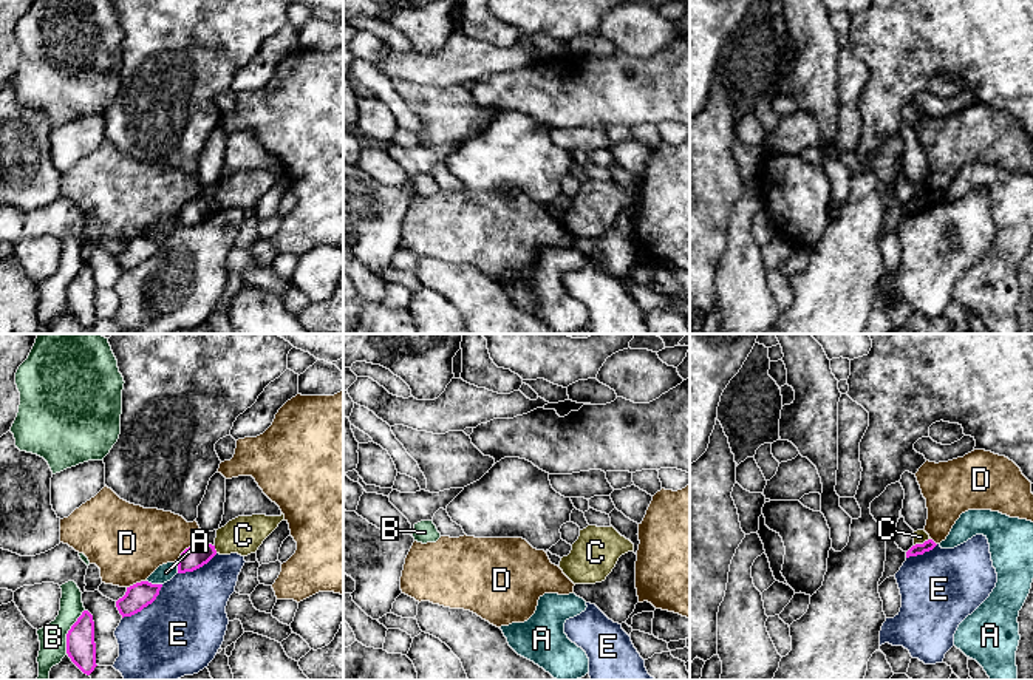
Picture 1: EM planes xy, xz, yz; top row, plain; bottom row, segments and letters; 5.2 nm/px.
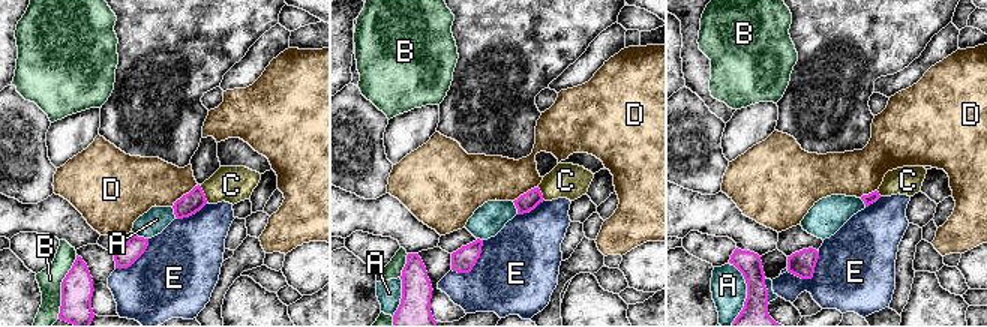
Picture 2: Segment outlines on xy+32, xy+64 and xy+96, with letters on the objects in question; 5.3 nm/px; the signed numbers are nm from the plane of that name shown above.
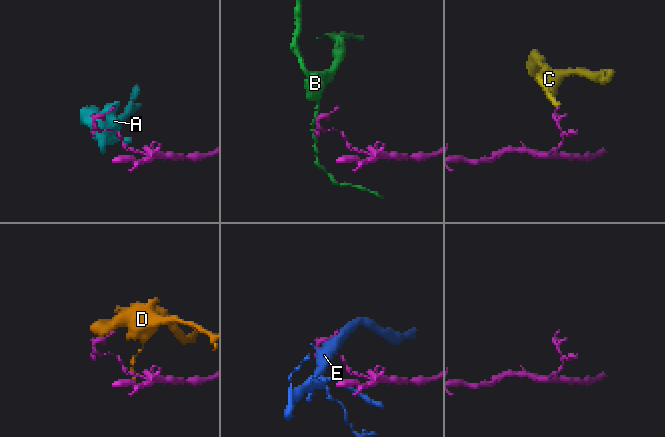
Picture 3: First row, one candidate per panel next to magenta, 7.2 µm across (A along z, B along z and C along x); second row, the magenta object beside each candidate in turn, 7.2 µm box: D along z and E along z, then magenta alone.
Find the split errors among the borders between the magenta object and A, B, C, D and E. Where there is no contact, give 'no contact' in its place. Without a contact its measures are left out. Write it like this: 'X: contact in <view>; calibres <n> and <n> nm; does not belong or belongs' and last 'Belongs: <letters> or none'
A: contact in xy; calibres 140 and 90 nm; does not belong
B: contact in xy; calibres 160 and 140 nm; does not belong
C: contact in yz; calibres 60 and 70 nm; does not belong
D: contact in xy; calibres 120 and 320 nm; does not belong
E: contact in xy; calibres 140 and 440 nm; does not belong
Belongs: none

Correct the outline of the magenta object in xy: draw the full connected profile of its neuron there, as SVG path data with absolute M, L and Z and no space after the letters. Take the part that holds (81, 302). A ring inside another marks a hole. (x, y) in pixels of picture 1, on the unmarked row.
M84 264L66 287L66 308L71 315L87 329L96 318L94 275L88 264Z

